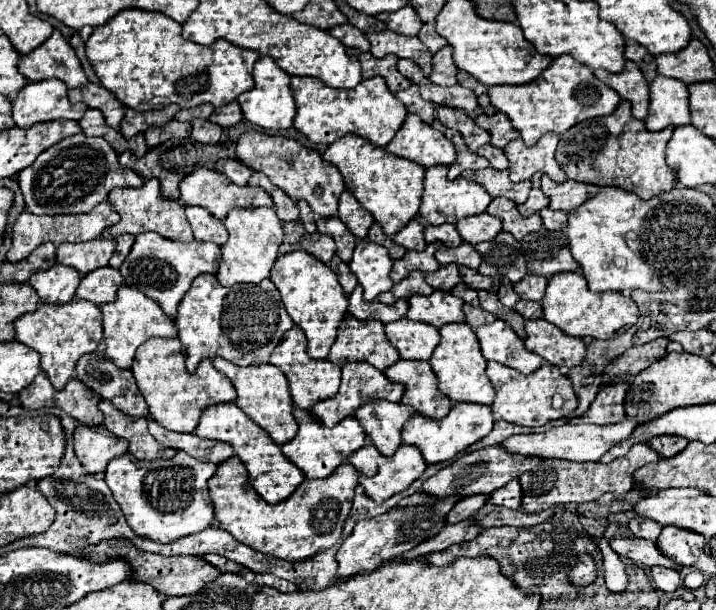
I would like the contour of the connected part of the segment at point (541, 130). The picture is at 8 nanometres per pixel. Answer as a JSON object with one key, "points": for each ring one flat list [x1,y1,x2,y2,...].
{"points":[[559,55,551,61,547,71,523,85,493,85,489,89,489,101,495,109,503,111,513,127,521,133,525,145,535,145,545,133,565,133,569,127,593,119,611,115,619,103,619,97,611,87,601,83,587,65,577,63,569,55]]}

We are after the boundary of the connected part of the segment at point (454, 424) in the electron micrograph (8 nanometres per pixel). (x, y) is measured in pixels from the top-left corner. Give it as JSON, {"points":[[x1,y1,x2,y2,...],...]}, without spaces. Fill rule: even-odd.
{"points":[[455,403,451,407,451,413,443,419,427,419,427,417,415,413,415,417,411,417,407,427,403,429,401,439,405,445,417,447,429,465,435,465,435,463,443,463,443,461,453,459,457,453,465,451,469,445,473,445,479,439,483,439,485,435,489,435,493,429,493,423,495,423,495,419,493,419,489,405]]}

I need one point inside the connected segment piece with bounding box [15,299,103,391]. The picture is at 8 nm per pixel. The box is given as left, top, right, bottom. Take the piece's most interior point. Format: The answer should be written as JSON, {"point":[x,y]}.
{"point":[59,333]}

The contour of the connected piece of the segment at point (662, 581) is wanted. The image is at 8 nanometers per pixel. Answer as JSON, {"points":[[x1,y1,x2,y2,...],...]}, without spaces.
{"points":[[653,567,651,569,651,579,659,591,677,591,681,587,681,575,675,569,667,567]]}

